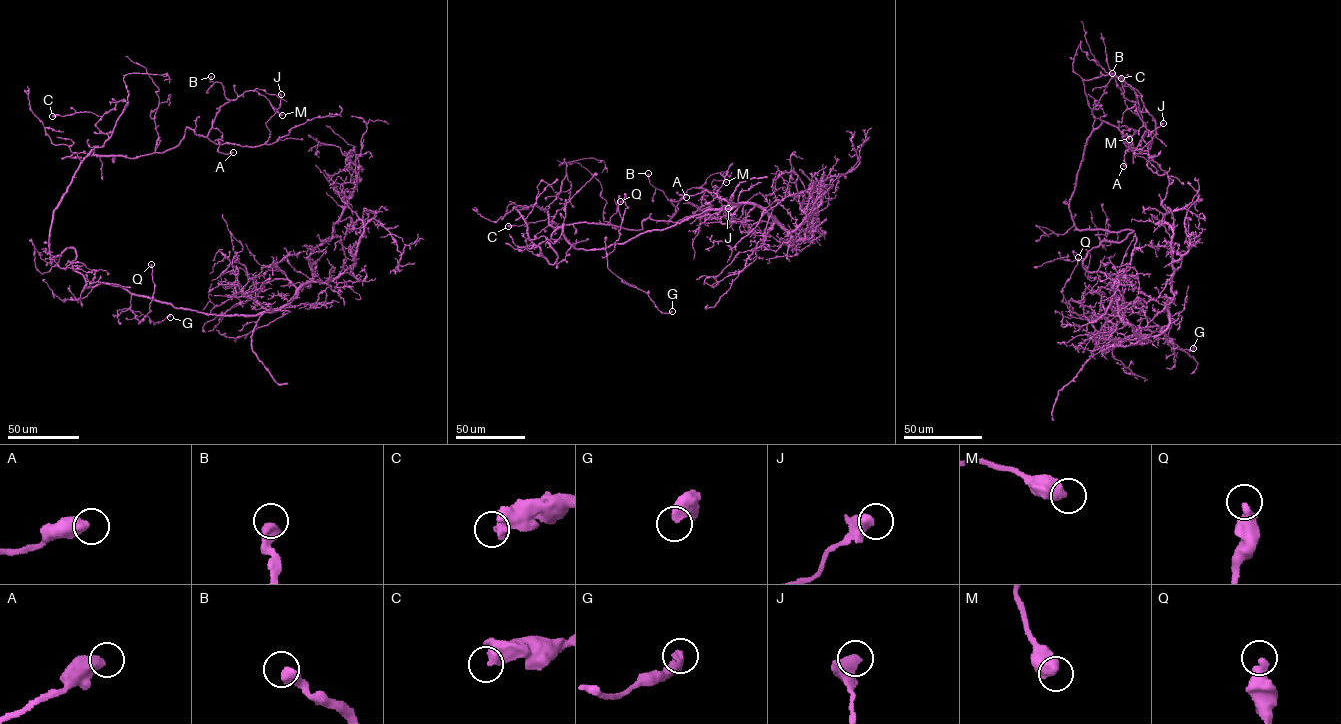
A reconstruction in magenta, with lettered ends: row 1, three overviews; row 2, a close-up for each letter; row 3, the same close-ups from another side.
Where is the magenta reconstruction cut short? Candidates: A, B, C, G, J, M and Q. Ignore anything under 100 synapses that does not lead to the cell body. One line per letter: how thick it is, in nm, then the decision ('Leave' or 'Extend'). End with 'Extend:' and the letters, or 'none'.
A: Thickness 500 nm. Leave
B: Thickness 480 nm. Leave
C: Thickness 600 nm. Leave
G: Thickness 380 nm. Leave
J: Thickness 550 nm. Leave
M: Thickness 550 nm. Leave
Q: Thickness 440 nm. Leave
Extend: none

